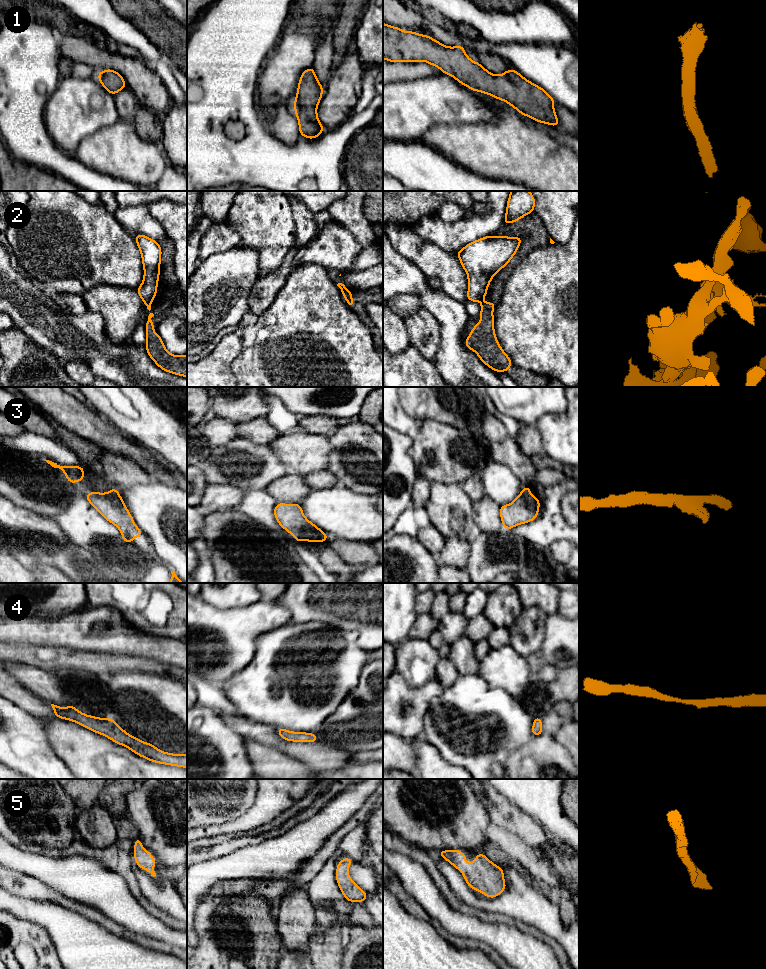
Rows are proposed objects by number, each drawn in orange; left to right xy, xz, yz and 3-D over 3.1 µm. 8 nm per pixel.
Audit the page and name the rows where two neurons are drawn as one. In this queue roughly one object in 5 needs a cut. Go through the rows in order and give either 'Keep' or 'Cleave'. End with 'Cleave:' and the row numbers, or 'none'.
1: Keep
2: Cleave
3: Keep
4: Keep
5: Keep
Cleave: 2

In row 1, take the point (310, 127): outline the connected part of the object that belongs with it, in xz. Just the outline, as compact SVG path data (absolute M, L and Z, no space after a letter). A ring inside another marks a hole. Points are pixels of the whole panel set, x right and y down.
M313 67L306 69L299 80L294 110L299 122L300 135L313 139L324 130L317 116L317 106L323 87L317 80Z

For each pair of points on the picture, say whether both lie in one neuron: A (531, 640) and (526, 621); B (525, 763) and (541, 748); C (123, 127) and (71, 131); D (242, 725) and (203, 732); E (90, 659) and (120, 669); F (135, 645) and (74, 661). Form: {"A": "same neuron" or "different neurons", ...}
{"A": "same neuron", "B": "same neuron", "C": "different neurons", "D": "different neurons", "E": "different neurons", "F": "different neurons"}

